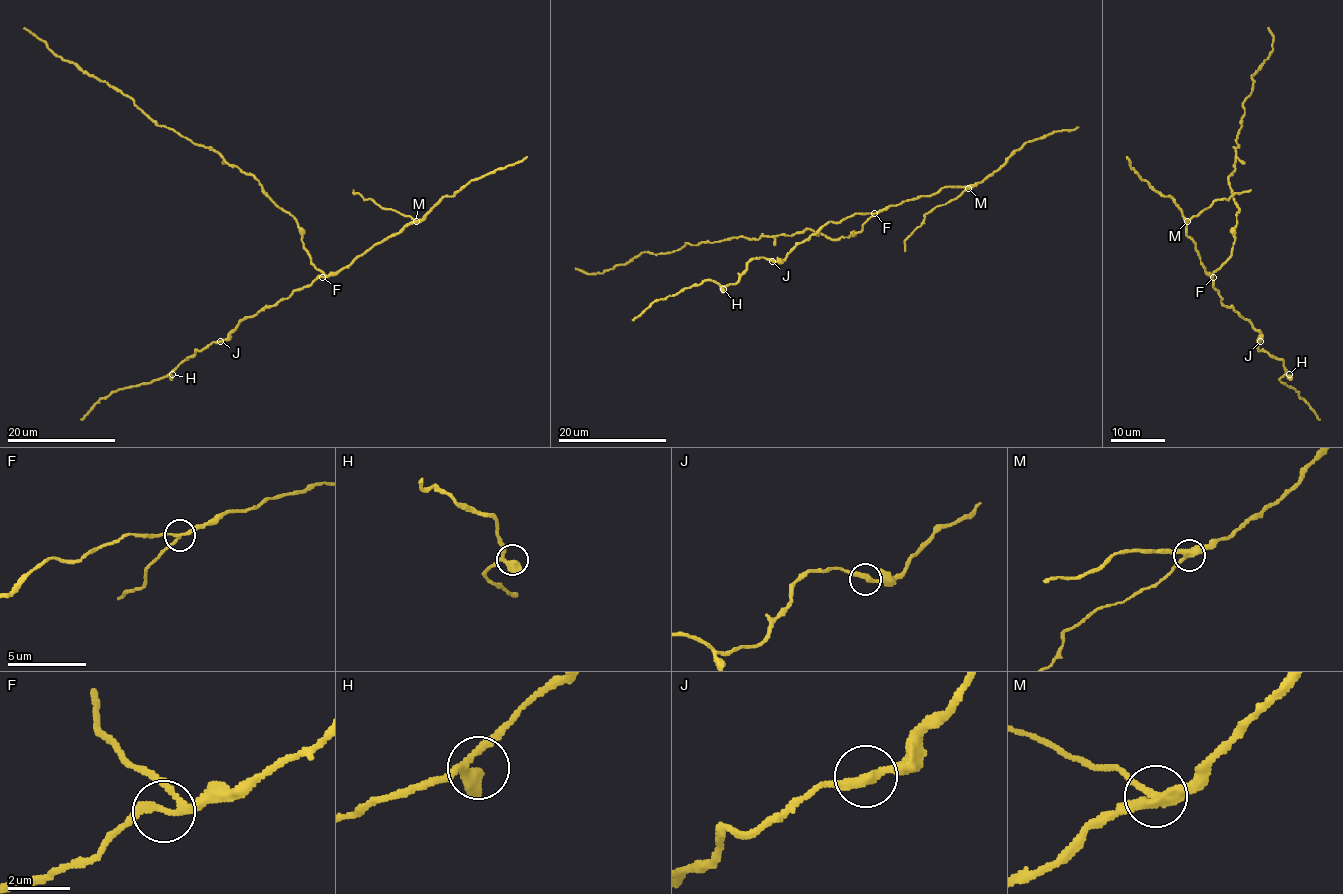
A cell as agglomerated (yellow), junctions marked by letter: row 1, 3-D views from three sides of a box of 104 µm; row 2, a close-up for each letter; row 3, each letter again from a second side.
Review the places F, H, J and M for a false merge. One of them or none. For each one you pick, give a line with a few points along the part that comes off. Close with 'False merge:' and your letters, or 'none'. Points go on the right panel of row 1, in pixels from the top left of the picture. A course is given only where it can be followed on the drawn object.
M: Course of the part to remove: (1187, 221), (1214, 201), (1228, 199), (1236, 193), (1251, 190)
False merge: M

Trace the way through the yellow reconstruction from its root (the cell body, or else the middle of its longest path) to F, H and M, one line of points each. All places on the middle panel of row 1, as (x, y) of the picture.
F: (853, 235), (874, 213)
H: (853, 235), (875, 213), (829, 221), (781, 261), (753, 258), (741, 277), (723, 289)
M: (853, 235), (870, 217), (891, 205), (932, 196), (948, 186), (967, 188)

